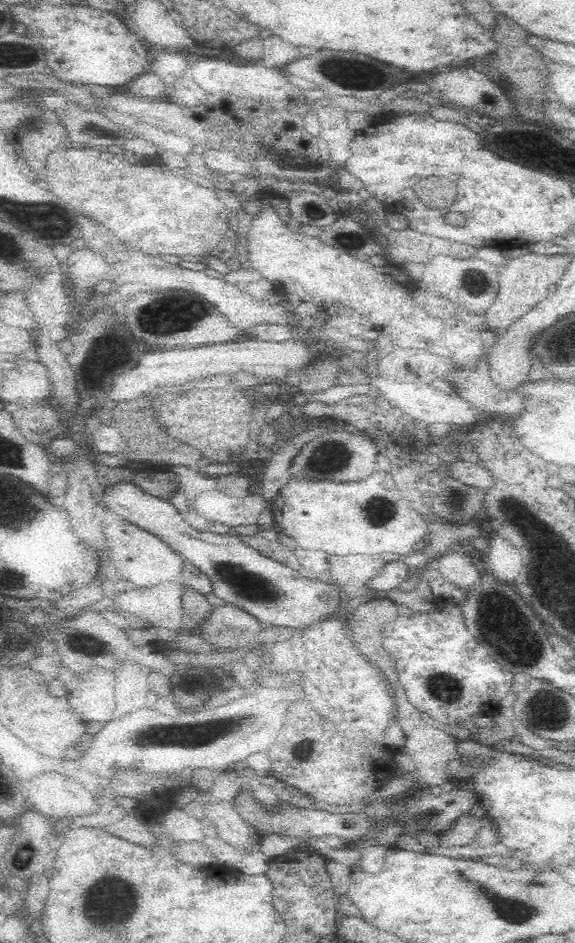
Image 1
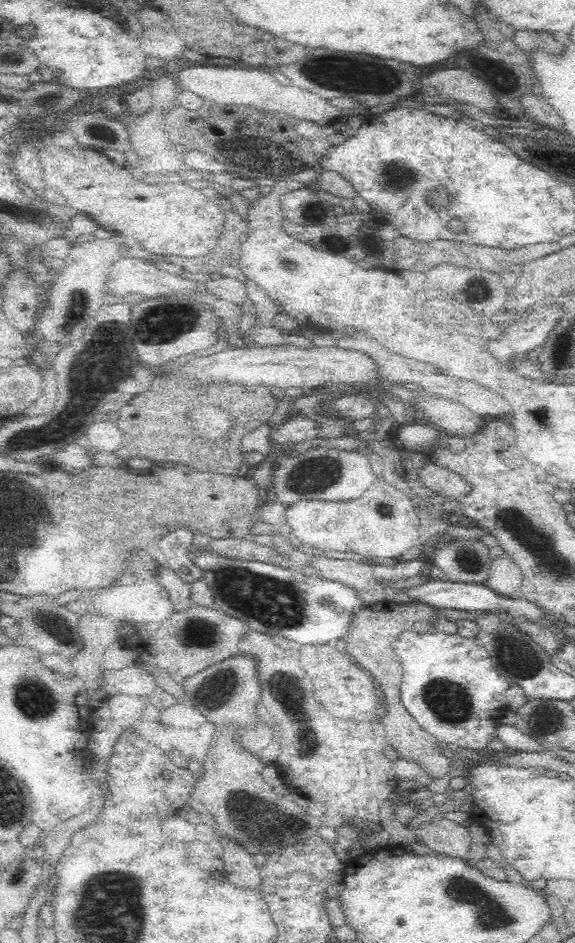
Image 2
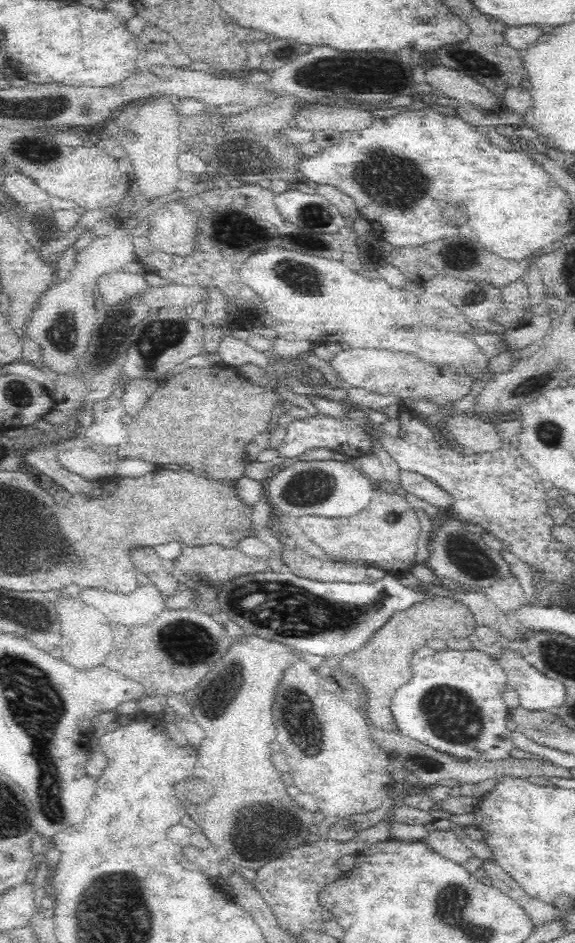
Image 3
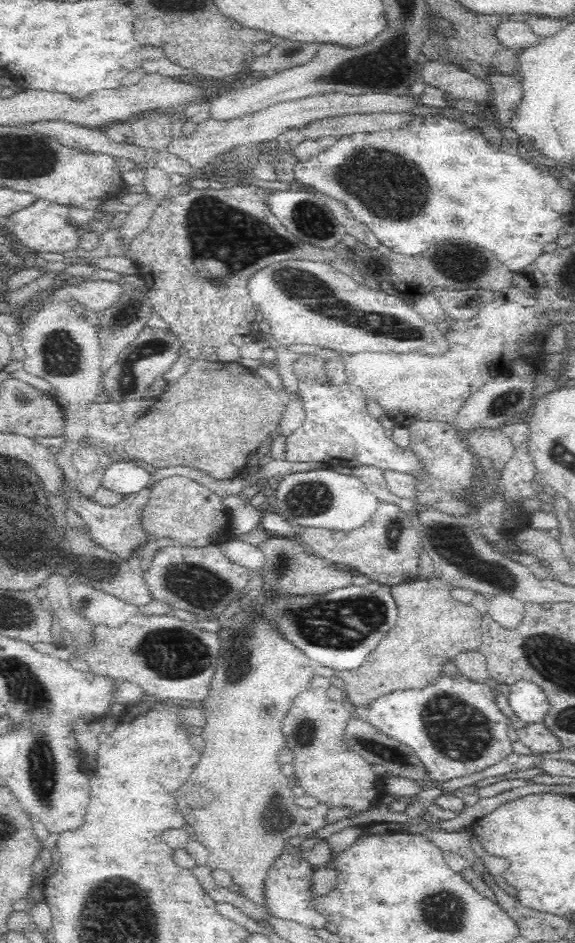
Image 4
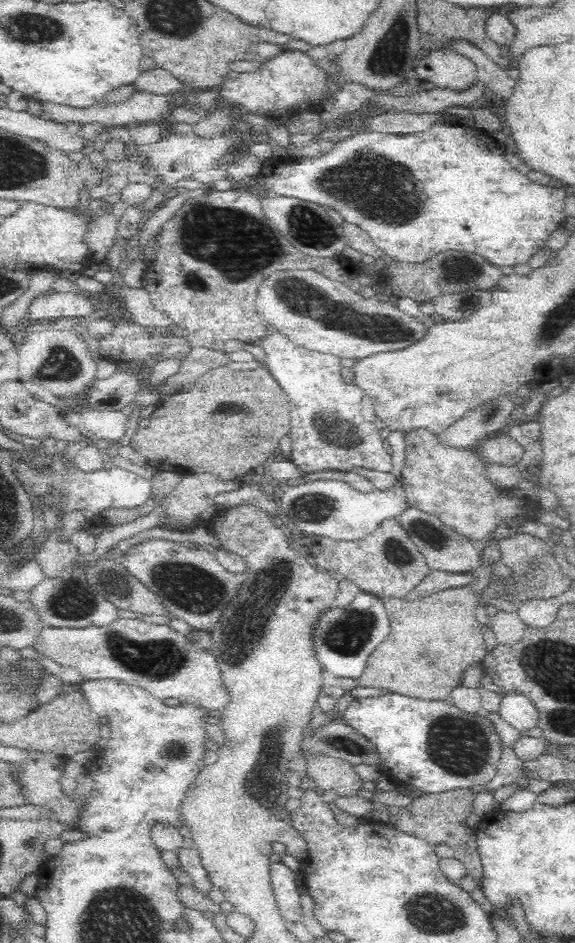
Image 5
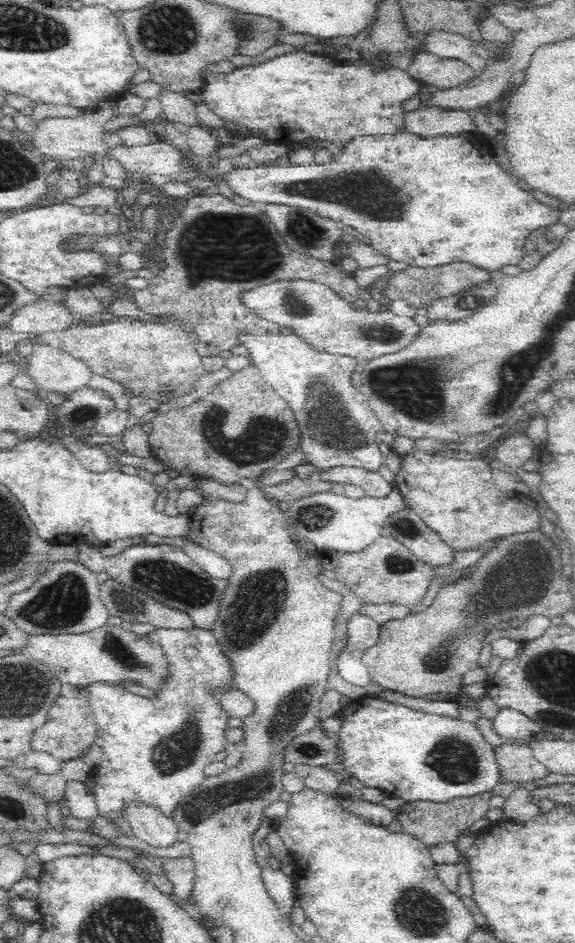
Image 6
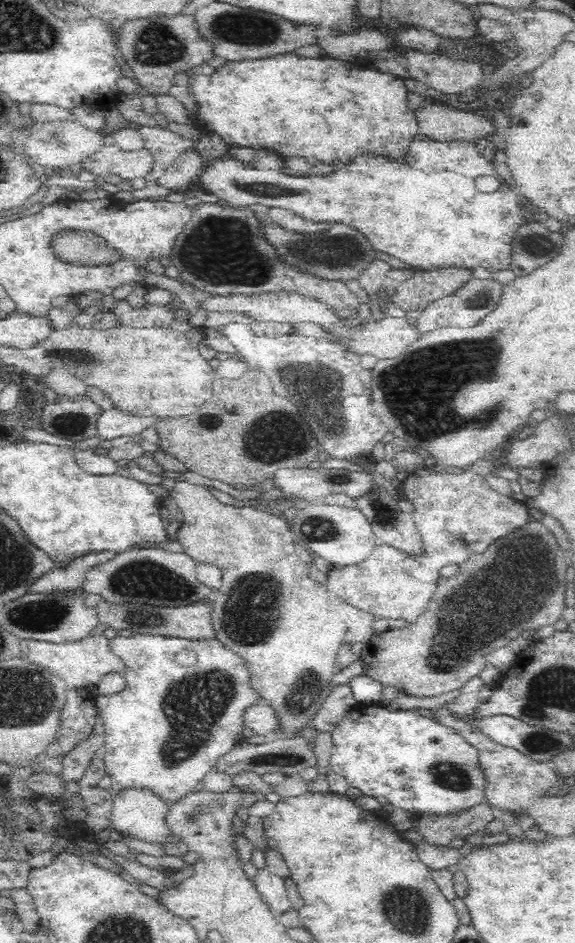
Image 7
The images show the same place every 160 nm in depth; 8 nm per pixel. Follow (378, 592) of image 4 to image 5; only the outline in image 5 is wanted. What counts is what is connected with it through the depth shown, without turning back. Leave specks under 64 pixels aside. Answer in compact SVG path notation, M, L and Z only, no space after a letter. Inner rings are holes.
M364 590L359 591L348 606L324 609L310 630L312 650L322 670L342 678L360 678L370 654L390 634L390 619L383 598Z

